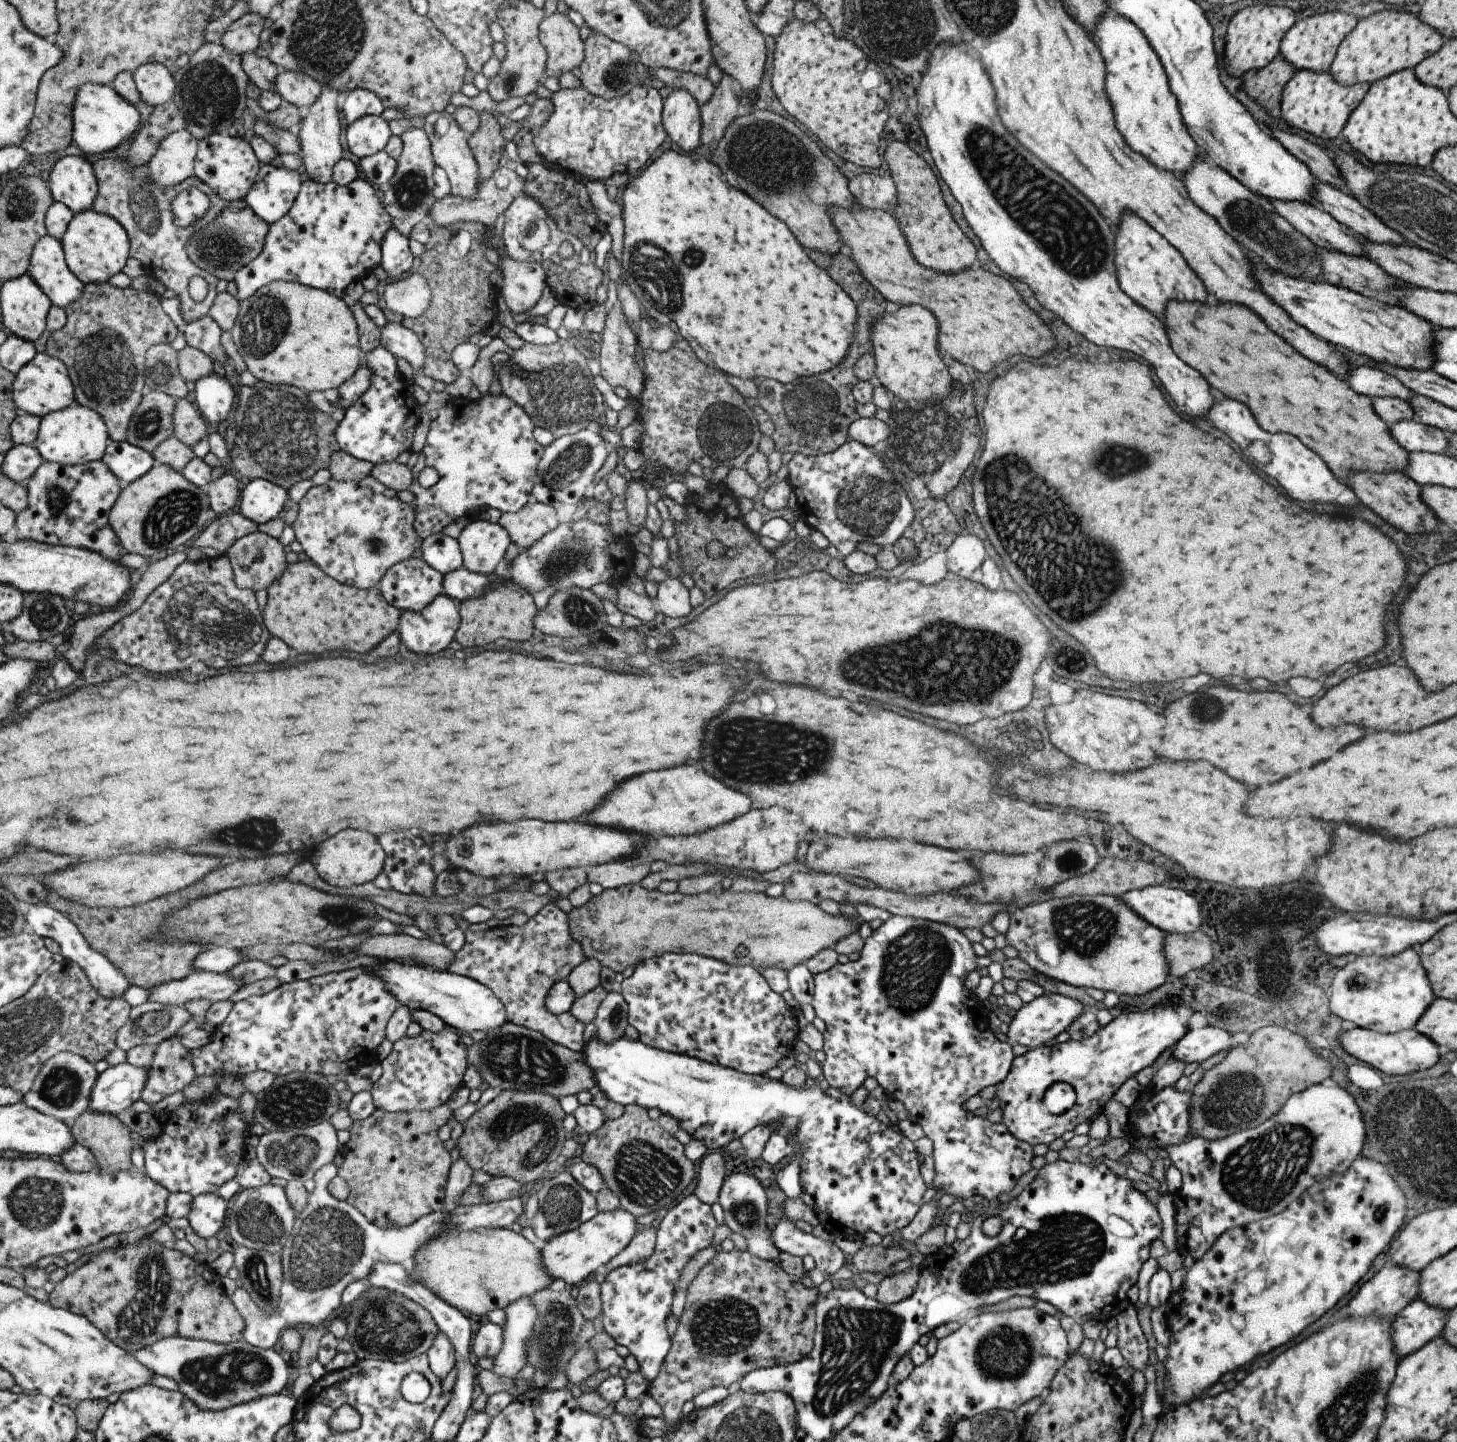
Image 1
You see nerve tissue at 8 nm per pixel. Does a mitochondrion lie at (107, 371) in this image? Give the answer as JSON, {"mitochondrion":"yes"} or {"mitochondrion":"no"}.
{"mitochondrion":"yes"}

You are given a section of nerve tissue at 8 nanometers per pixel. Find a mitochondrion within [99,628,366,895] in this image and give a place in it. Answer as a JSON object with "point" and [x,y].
{"point":[252,835]}

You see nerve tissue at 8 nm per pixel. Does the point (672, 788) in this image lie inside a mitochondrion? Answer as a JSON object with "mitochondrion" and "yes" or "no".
{"mitochondrion":"no"}

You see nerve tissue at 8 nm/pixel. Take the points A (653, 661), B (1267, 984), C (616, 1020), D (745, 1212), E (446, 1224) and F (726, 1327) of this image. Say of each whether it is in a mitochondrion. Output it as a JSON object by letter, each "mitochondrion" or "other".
{"A":"other","B":"other","C":"mitochondrion","D":"mitochondrion","E":"other","F":"mitochondrion"}

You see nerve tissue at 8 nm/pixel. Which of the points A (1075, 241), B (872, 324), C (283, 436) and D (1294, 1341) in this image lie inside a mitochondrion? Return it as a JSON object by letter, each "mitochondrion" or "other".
{"A":"mitochondrion","B":"other","C":"mitochondrion","D":"other"}

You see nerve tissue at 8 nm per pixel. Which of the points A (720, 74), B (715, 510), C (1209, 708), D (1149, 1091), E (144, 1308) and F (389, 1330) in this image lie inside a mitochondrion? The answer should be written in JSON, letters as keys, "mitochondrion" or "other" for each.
{"A":"other","B":"other","C":"mitochondrion","D":"other","E":"mitochondrion","F":"mitochondrion"}

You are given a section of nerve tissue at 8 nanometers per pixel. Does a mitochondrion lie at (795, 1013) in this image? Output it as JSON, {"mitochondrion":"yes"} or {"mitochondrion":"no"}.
{"mitochondrion":"no"}

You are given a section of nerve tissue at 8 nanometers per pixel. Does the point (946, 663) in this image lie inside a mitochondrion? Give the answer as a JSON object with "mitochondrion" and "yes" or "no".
{"mitochondrion":"yes"}

